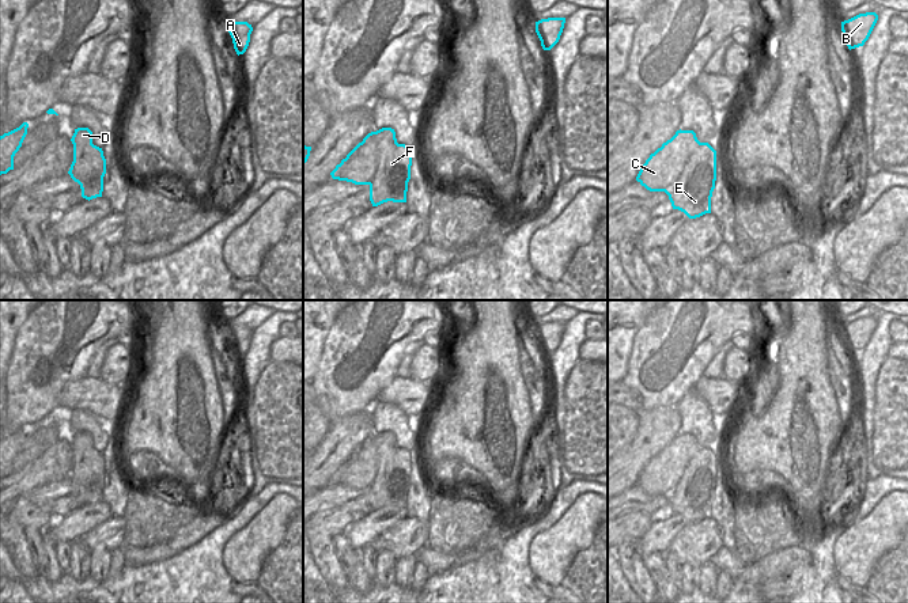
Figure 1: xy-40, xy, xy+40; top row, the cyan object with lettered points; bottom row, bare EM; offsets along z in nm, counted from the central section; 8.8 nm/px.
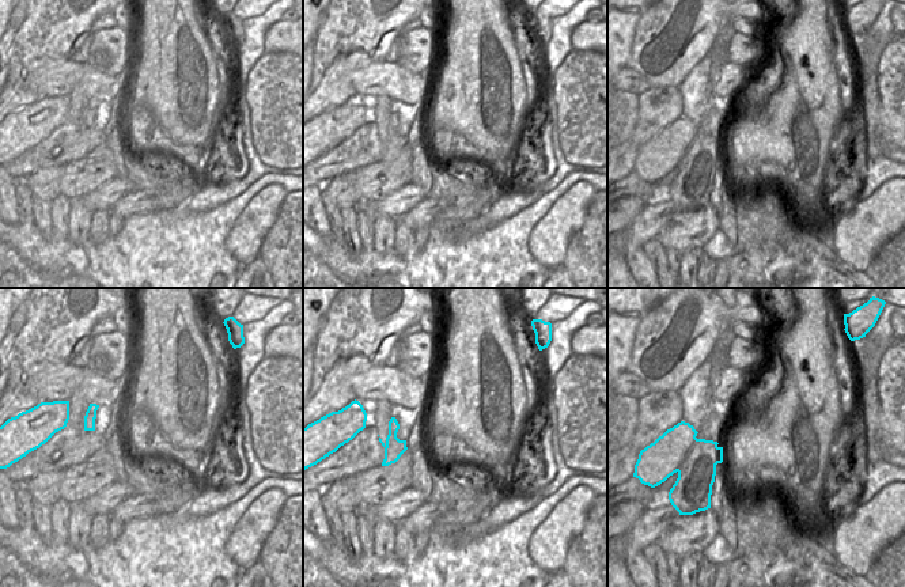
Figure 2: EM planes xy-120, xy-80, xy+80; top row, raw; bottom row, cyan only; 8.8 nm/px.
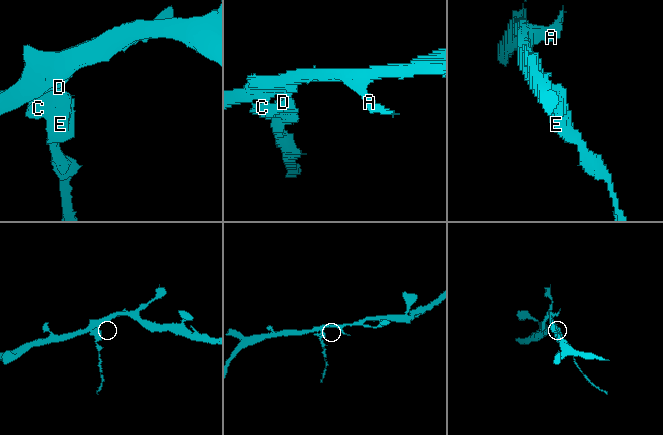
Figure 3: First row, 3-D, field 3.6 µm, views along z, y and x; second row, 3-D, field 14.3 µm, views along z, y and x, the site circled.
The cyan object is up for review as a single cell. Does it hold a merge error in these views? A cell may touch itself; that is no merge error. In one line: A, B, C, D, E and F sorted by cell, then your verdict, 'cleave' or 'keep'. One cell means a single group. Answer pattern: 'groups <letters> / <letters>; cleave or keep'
groups A B C D / E F; cleave

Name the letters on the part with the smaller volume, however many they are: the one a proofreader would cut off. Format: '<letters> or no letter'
E, F

